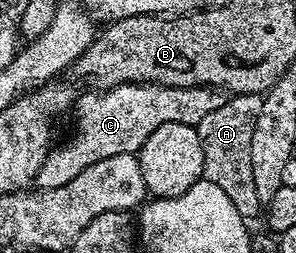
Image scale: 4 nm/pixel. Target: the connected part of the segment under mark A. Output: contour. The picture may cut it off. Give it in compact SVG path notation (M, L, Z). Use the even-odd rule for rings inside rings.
M232 95L225 98L219 109L214 109L195 127L202 141L202 161L204 178L208 179L226 197L244 220L251 220L251 215L261 214L262 205L258 193L254 193L254 172L250 170L250 137L254 137L254 125L262 113L262 98L258 95Z

